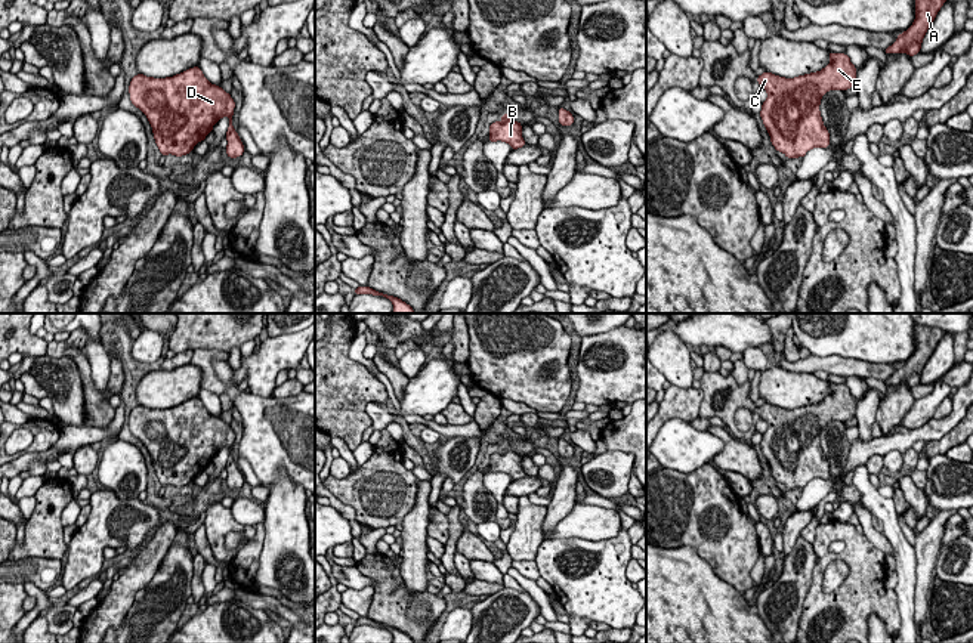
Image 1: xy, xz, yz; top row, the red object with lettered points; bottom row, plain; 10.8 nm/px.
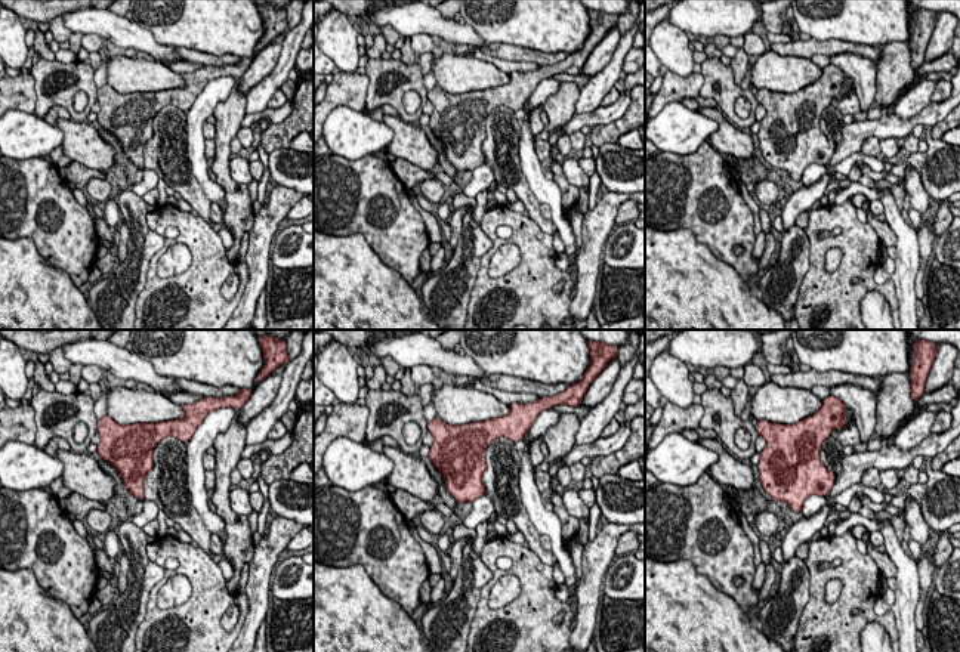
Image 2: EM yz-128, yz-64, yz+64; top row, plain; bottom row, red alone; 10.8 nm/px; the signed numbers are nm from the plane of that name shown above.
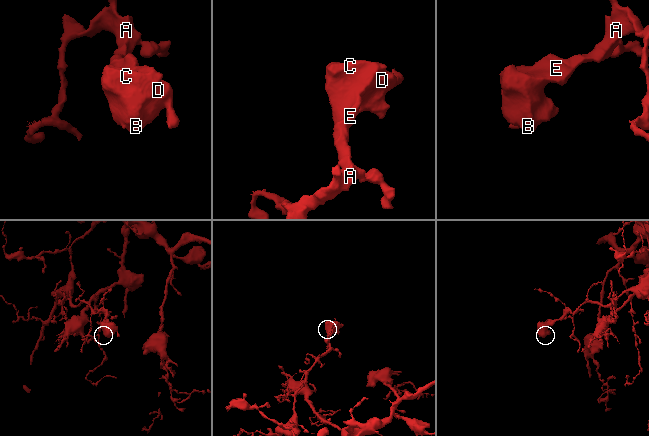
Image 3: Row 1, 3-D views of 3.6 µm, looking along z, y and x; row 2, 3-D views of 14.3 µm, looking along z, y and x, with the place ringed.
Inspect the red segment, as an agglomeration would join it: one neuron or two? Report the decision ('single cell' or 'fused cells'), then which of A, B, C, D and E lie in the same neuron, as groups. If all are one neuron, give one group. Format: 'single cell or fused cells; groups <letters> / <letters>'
single cell; groups A B C D E

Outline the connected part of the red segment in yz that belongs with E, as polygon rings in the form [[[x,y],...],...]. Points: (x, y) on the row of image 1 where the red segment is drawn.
[[[830,52],[830,59],[821,71],[794,78],[767,71],[757,77],[767,92],[760,117],[775,149],[790,160],[803,158],[809,149],[830,146],[821,99],[830,90],[847,90],[856,83],[856,68],[846,53]]]

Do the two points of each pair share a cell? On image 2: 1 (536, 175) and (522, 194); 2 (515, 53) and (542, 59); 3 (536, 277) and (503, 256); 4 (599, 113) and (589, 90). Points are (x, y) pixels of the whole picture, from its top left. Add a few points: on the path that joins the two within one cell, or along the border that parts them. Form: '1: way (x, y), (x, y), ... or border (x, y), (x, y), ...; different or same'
1: border (519, 151), (521, 172), (540, 204); different
2: way (521, 53), (536, 56); same
3: border (514, 243), (493, 255), (491, 278); different
4: border (601, 105), (590, 111), (576, 113); different

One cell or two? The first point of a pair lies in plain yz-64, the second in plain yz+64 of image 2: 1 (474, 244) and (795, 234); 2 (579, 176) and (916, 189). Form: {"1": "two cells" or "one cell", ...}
{"1": "one cell", "2": "one cell"}

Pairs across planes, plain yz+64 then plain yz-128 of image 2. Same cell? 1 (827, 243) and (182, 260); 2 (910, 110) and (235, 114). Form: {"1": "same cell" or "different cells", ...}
{"1": "different cells", "2": "different cells"}

